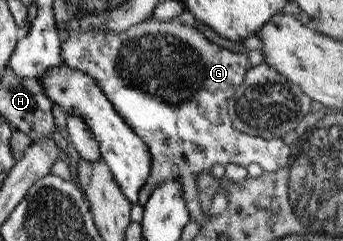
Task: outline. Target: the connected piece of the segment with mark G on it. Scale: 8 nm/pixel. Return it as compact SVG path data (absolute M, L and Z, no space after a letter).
M149 16L119 34L99 32L99 30L85 30L85 32L59 30L57 38L59 38L59 49L61 49L64 64L69 68L80 70L100 83L101 92L115 112L147 145L147 151L151 154L151 170L143 188L137 192L139 193L137 202L141 206L147 200L151 189L157 187L161 181L175 177L181 183L181 193L185 199L189 220L203 224L205 207L199 204L196 175L210 170L213 164L221 164L223 167L226 164L239 164L244 167L257 164L264 172L277 172L279 168L288 166L291 161L291 149L283 143L281 137L265 139L248 136L235 130L231 125L226 112L226 102L241 84L247 69L252 67L246 55L218 47L208 41L195 27L182 24L179 16L167 22L157 22Z

